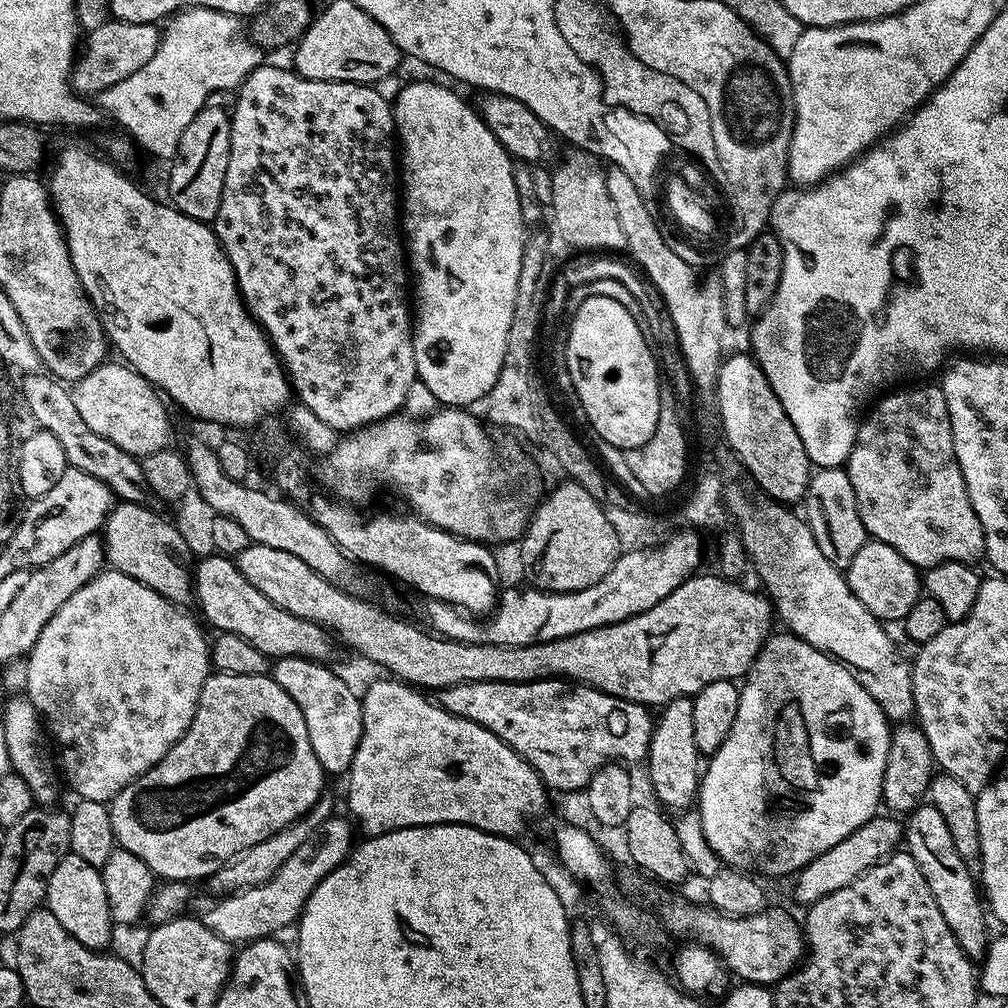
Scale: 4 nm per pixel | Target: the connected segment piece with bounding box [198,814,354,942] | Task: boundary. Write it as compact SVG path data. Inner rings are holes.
M333 814L322 826L286 858L286 862L266 882L253 888L242 888L239 892L221 895L205 910L199 913L199 920L214 934L229 942L251 942L275 937L276 932L283 928L291 929L300 919L306 902L312 891L330 874L343 860L348 859L353 847L352 832L354 828L343 815ZM348 824L349 825L348 825ZM292 924L292 925L291 925Z

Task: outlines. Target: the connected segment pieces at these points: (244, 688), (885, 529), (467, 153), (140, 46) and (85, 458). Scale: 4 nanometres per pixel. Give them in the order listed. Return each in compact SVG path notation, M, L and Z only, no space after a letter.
M213 671L202 686L196 713L180 741L153 768L146 770L146 774L142 774L134 782L127 784L111 800L112 825L116 843L119 847L130 850L130 854L142 858L142 862L146 862L146 866L150 866L153 877L159 878L161 881L193 882L192 880L200 879L203 881L223 865L235 860L247 848L258 846L258 842L266 842L266 838L270 838L270 834L278 834L278 830L294 823L300 816L306 815L320 801L320 797L325 791L324 779L326 779L324 767L318 762L318 758L314 758L314 746L310 746L310 738L306 734L306 718L302 718L302 710L298 706L298 702L294 702L294 698L290 698L290 694L286 694L286 690L282 690L282 686L278 686L278 682L272 679L271 675L235 676Z
M916 386L905 387L908 388L905 392L892 390L889 396L881 395L860 420L860 429L848 455L846 471L850 486L854 486L854 498L858 502L862 526L866 526L871 539L894 546L902 558L921 570L946 562L975 565L976 560L985 559L984 531L982 522L978 522L978 514L974 514L962 470L954 454L954 434L950 426L950 410L946 410L946 398L938 386L912 387Z
M416 80L413 84L408 84L400 93L397 94L396 100L392 104L392 118L396 122L395 135L398 137L398 148L402 153L402 232L406 237L406 260L410 265L410 276L414 281L414 323L412 325L412 341L414 342L414 362L416 363L417 377L428 387L430 394L444 406L472 406L472 403L483 401L484 395L494 386L498 378L498 370L502 370L502 358L506 354L506 334L510 334L510 318L514 314L514 294L518 290L518 270L522 270L522 254L524 253L524 242L526 239L526 225L522 218L522 210L518 202L518 186L514 186L514 174L512 169L514 161L509 156L508 151L494 138L494 134L486 126L483 115L475 107L472 108L456 92L451 92L448 88L443 88L440 84L435 84L432 80Z
M111 18L102 26L91 29L85 40L83 37L82 47L72 66L72 91L84 98L96 98L107 88L130 78L130 74L142 70L142 66L154 58L161 35L161 29L156 24L122 22Z
M28 374L23 377L24 404L28 407L29 414L37 420L37 425L58 438L59 445L65 450L67 463L73 468L98 478L98 482L106 482L106 486L117 501L129 504L145 503L150 493L144 481L140 460L126 450L114 446L114 442L102 438L102 434L94 434L94 430L86 426L82 414L78 414L71 391L55 376L40 375Z

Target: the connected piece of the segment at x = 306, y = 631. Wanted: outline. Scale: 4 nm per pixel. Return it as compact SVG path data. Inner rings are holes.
M211 554L205 560L197 559L194 564L194 604L216 627L217 633L229 632L246 638L262 654L269 658L281 656L305 656L308 660L327 661L332 652L333 637L329 629L309 620L298 618L270 602L266 594L258 594L246 578L236 569L235 559Z

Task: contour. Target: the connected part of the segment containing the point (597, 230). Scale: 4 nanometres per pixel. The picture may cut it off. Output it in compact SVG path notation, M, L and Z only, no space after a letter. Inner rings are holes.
M575 146L560 160L557 168L551 169L554 182L554 198L550 205L550 224L572 248L576 250L608 250L604 248L627 249L626 234L622 234L622 222L614 211L614 202L606 190L606 168L600 157L584 152Z

